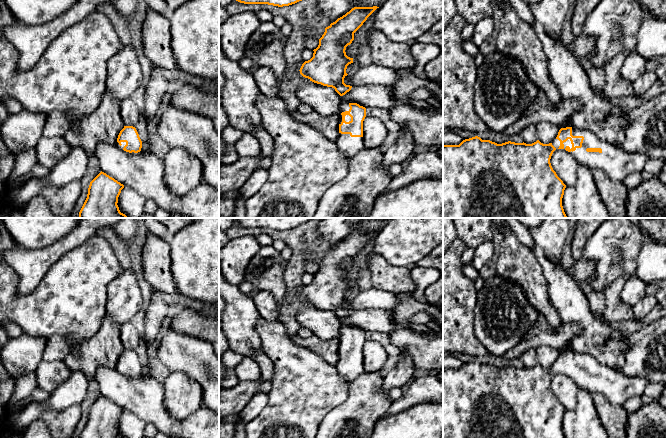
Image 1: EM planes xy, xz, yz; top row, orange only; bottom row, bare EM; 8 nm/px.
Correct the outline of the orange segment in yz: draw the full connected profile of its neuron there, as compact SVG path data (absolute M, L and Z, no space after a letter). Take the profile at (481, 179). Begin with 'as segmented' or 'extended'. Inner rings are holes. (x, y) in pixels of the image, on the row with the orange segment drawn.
extended | M574 126L561 128L549 144L539 140L532 144L511 141L497 144L475 136L459 145L443 145L443 218L567 218L562 206L566 185L550 163L556 149L568 151L578 163L600 169L615 181L624 181L633 173L641 173L649 158L640 153L628 153L601 140L593 132Z

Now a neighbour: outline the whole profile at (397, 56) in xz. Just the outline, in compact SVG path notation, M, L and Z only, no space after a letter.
M376 31L368 38L373 64L393 70L413 69L416 60L410 51L410 43L397 43Z

